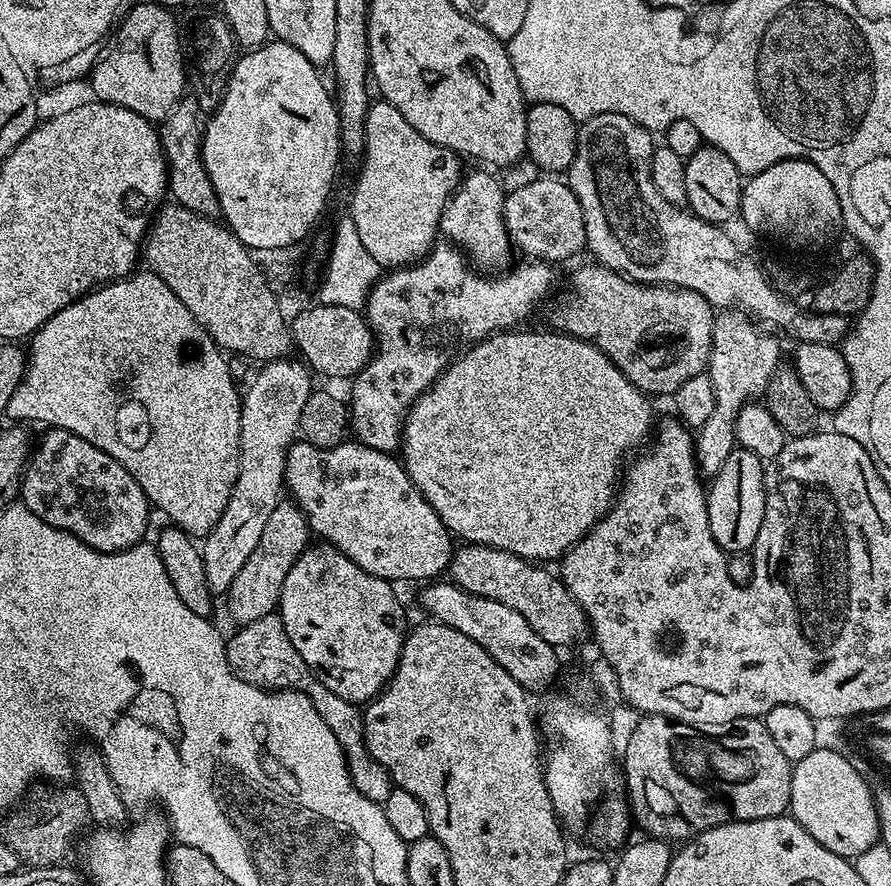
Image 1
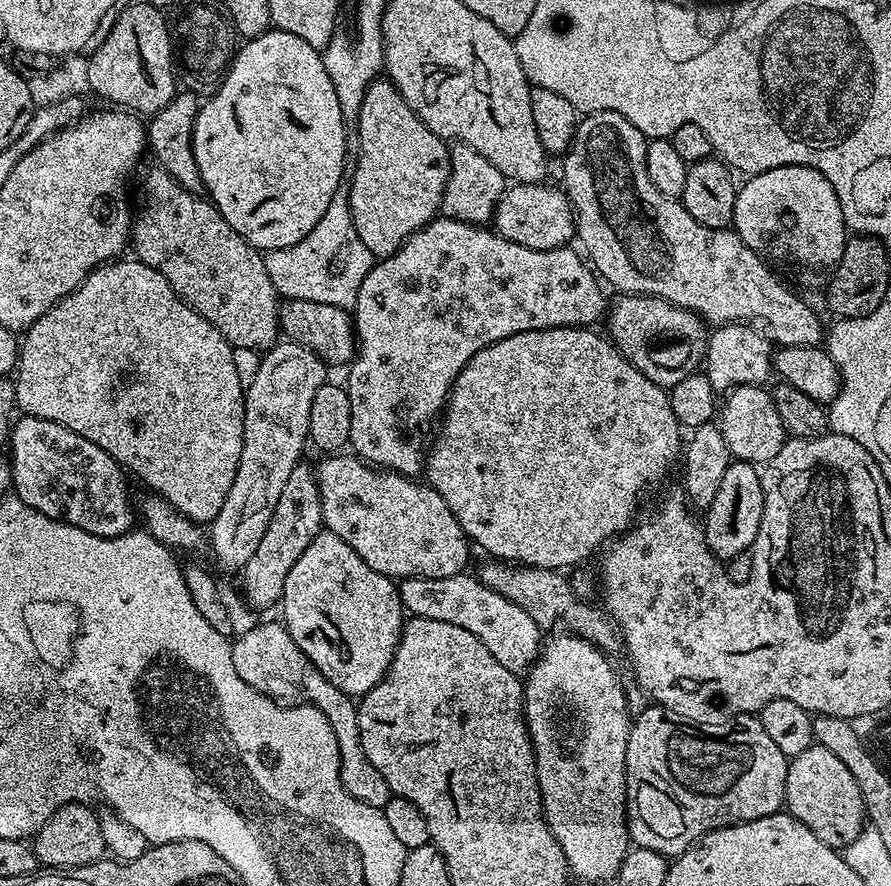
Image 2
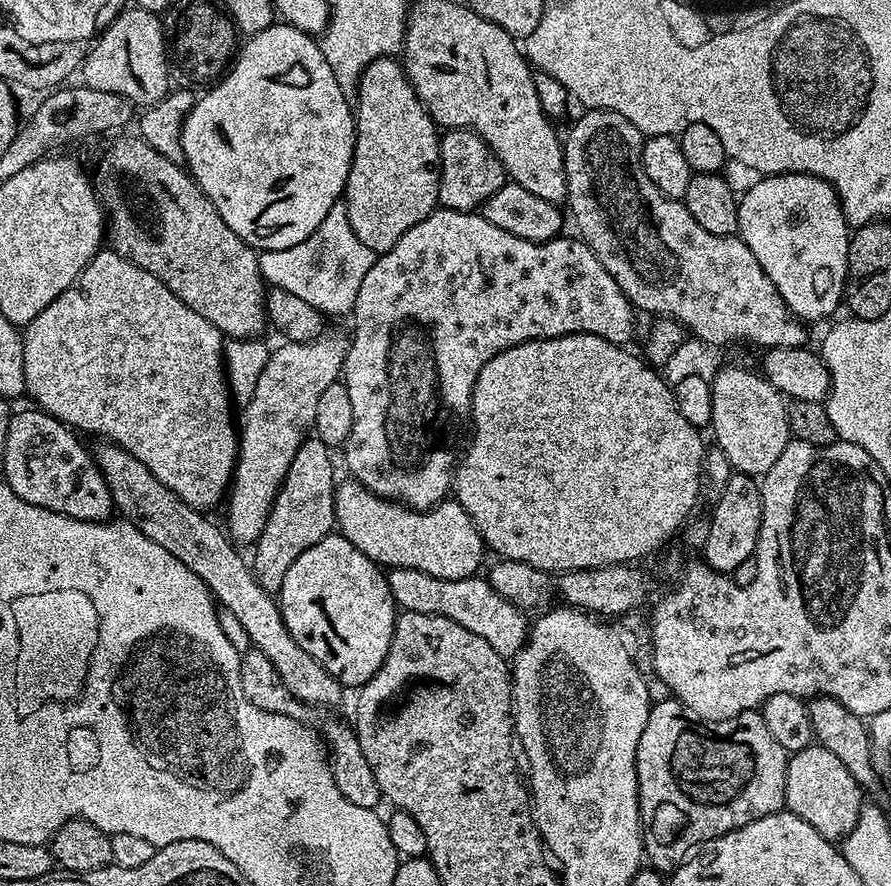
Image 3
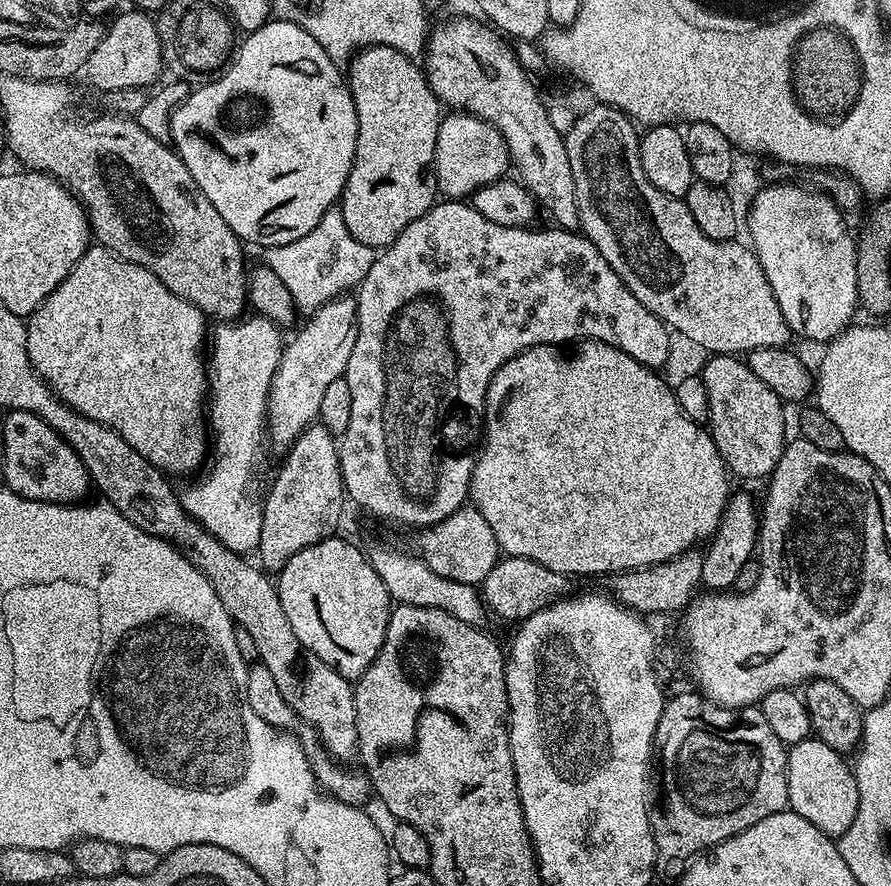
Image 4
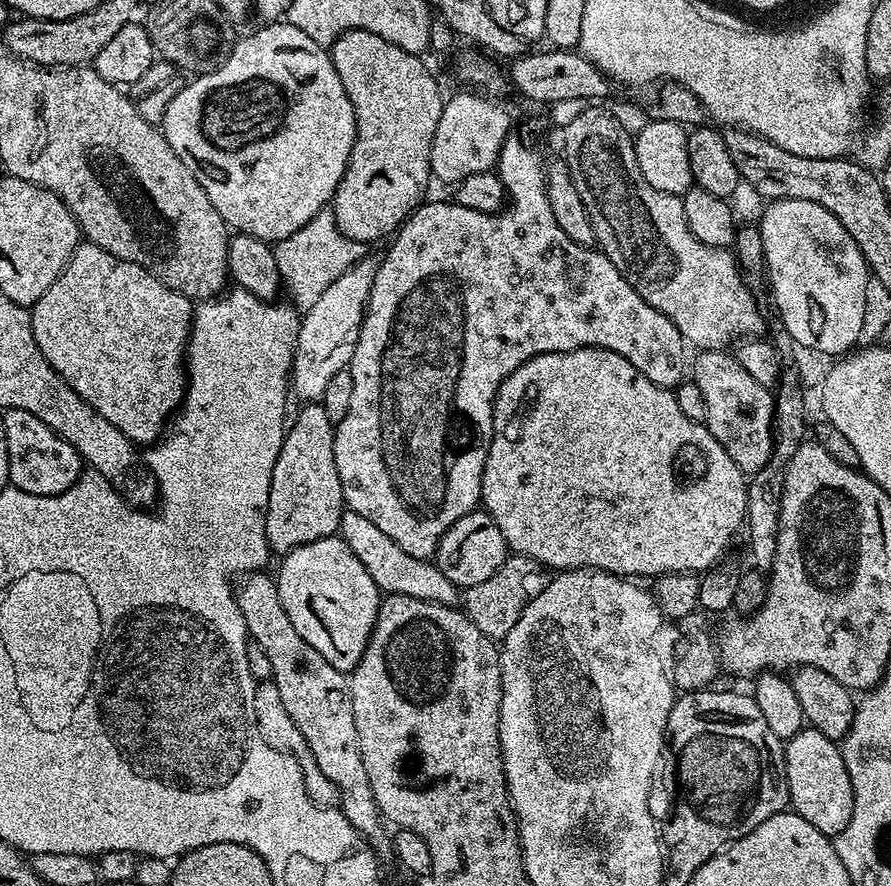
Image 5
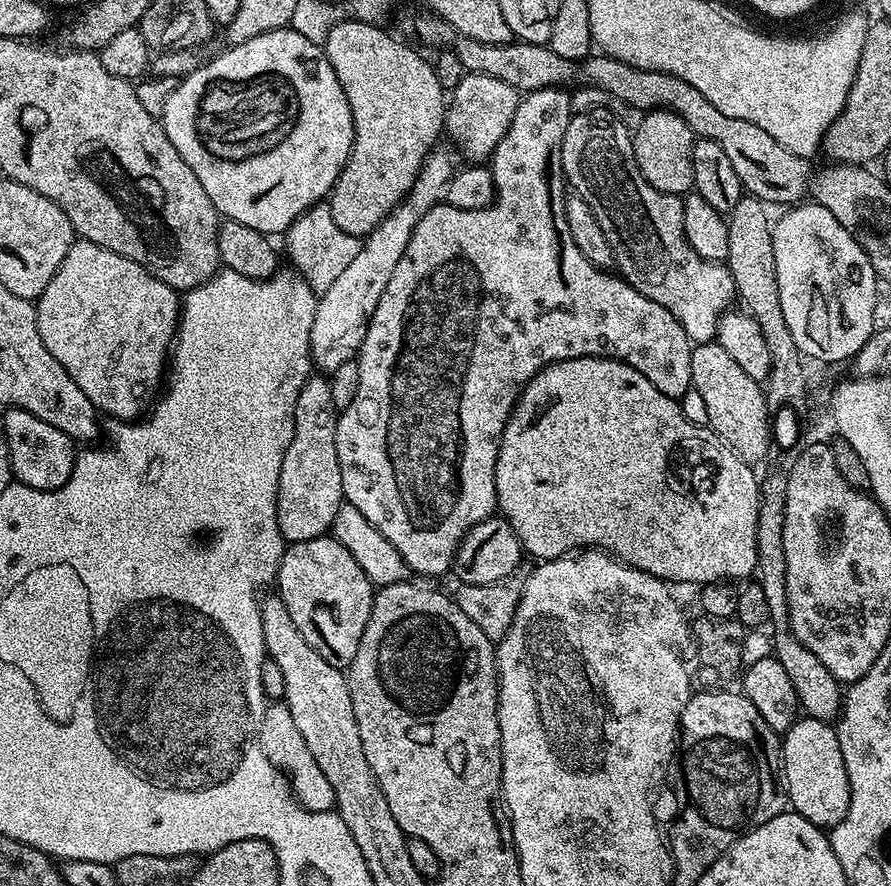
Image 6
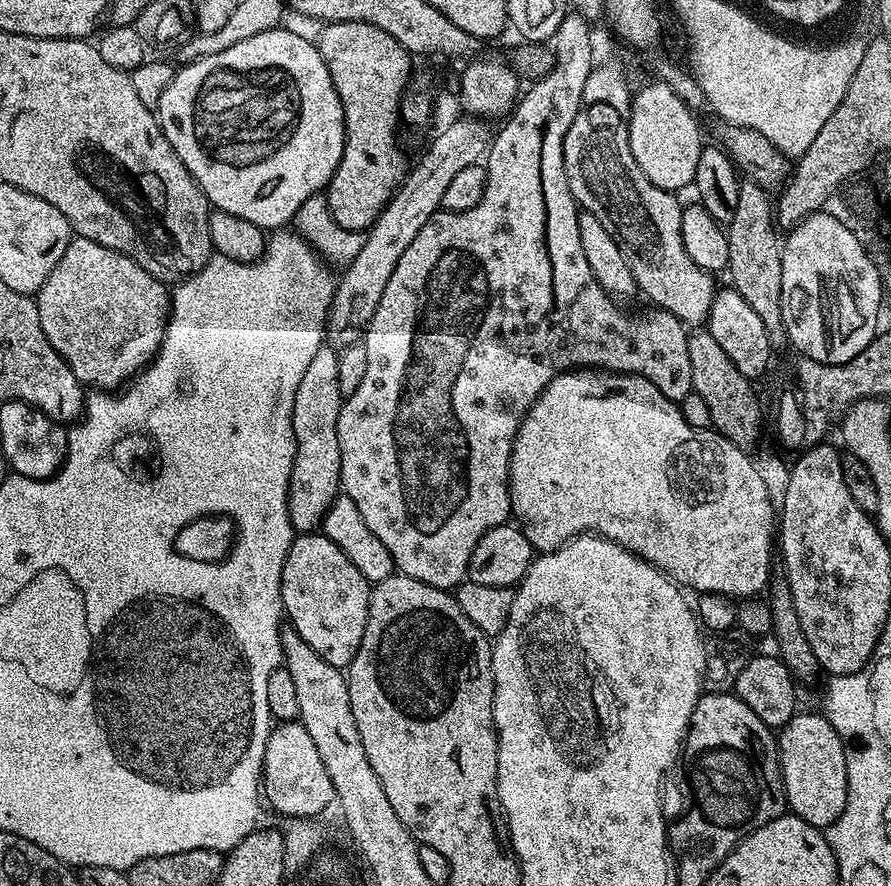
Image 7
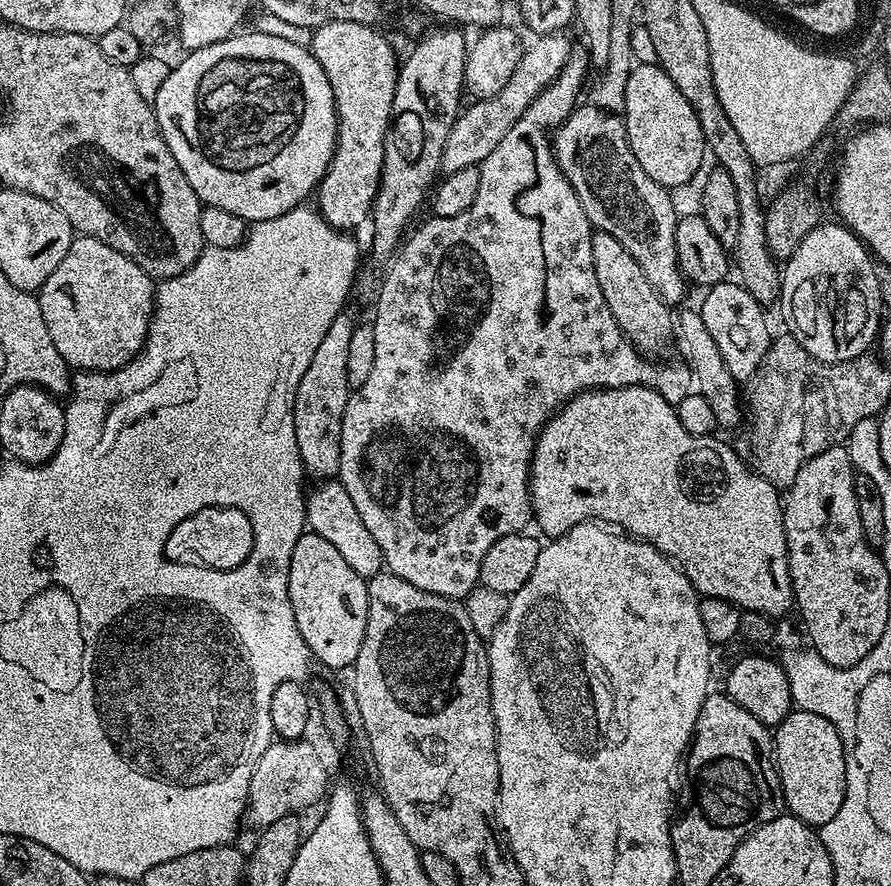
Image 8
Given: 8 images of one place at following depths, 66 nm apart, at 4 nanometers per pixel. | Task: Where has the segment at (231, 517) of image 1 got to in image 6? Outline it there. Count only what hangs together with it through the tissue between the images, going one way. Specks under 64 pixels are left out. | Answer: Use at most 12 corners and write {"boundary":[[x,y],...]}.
{"boundary":[[424,159],[414,186],[319,293],[310,357],[357,359],[406,242],[458,164]]}

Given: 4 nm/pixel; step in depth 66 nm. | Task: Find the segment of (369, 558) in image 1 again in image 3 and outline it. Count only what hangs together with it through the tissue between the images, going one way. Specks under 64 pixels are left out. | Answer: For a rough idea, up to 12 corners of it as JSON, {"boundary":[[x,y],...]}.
{"boundary":[[336,486],[336,528],[366,558],[457,580],[486,545],[454,498],[432,508]]}

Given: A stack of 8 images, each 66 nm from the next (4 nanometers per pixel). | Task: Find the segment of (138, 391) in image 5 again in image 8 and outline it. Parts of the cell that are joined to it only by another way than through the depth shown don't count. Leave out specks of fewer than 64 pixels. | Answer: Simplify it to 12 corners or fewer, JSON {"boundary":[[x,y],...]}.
{"boundary":[[77,235],[38,289],[50,339],[81,372],[141,352],[157,285]]}

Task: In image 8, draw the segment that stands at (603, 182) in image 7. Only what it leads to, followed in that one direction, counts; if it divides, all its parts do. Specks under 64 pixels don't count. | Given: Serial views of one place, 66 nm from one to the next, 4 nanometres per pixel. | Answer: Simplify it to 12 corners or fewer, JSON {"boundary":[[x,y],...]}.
{"boundary":[[584,102],[551,142],[593,229],[665,304],[686,281],[669,189],[623,119]]}

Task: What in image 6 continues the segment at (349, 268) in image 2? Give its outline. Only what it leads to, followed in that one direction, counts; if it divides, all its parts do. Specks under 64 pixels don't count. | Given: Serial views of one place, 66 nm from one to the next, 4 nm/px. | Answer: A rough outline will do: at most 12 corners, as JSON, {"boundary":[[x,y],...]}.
{"boundary":[[332,205],[290,225],[291,267],[317,294],[362,243],[334,222]]}

